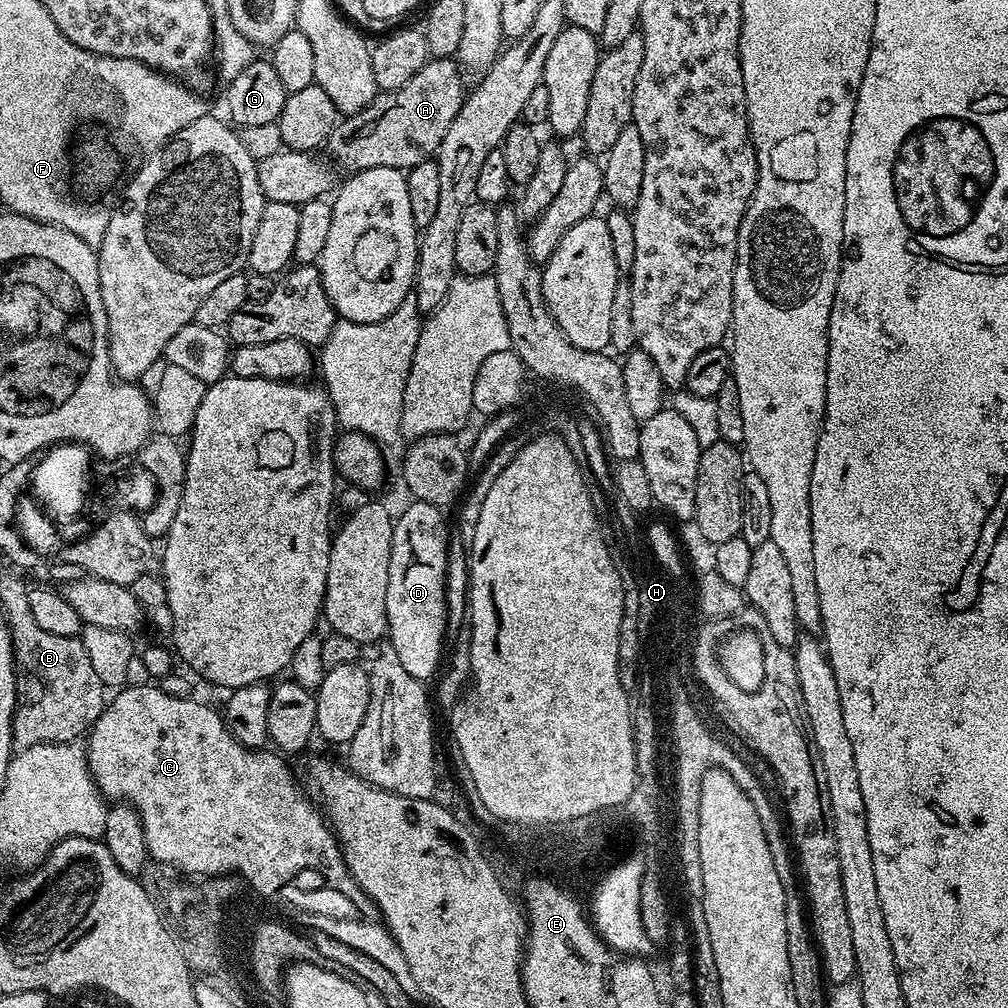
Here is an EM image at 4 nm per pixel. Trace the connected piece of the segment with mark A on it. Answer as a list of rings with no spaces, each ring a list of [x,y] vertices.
[[[432,58],[398,90],[380,92],[361,112],[344,116],[328,135],[326,152],[349,173],[367,168],[407,170],[439,153],[442,138],[458,114],[466,95],[465,77],[452,58]]]

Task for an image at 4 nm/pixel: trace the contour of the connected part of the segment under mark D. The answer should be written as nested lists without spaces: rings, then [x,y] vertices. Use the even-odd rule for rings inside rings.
[[[417,499],[411,503],[401,516],[395,517],[392,526],[392,549],[386,582],[386,640],[394,654],[398,654],[398,662],[402,662],[406,674],[428,682],[441,667],[440,655],[444,652],[444,636],[448,632],[444,577],[448,574],[450,532],[444,529],[445,513],[441,509]]]

